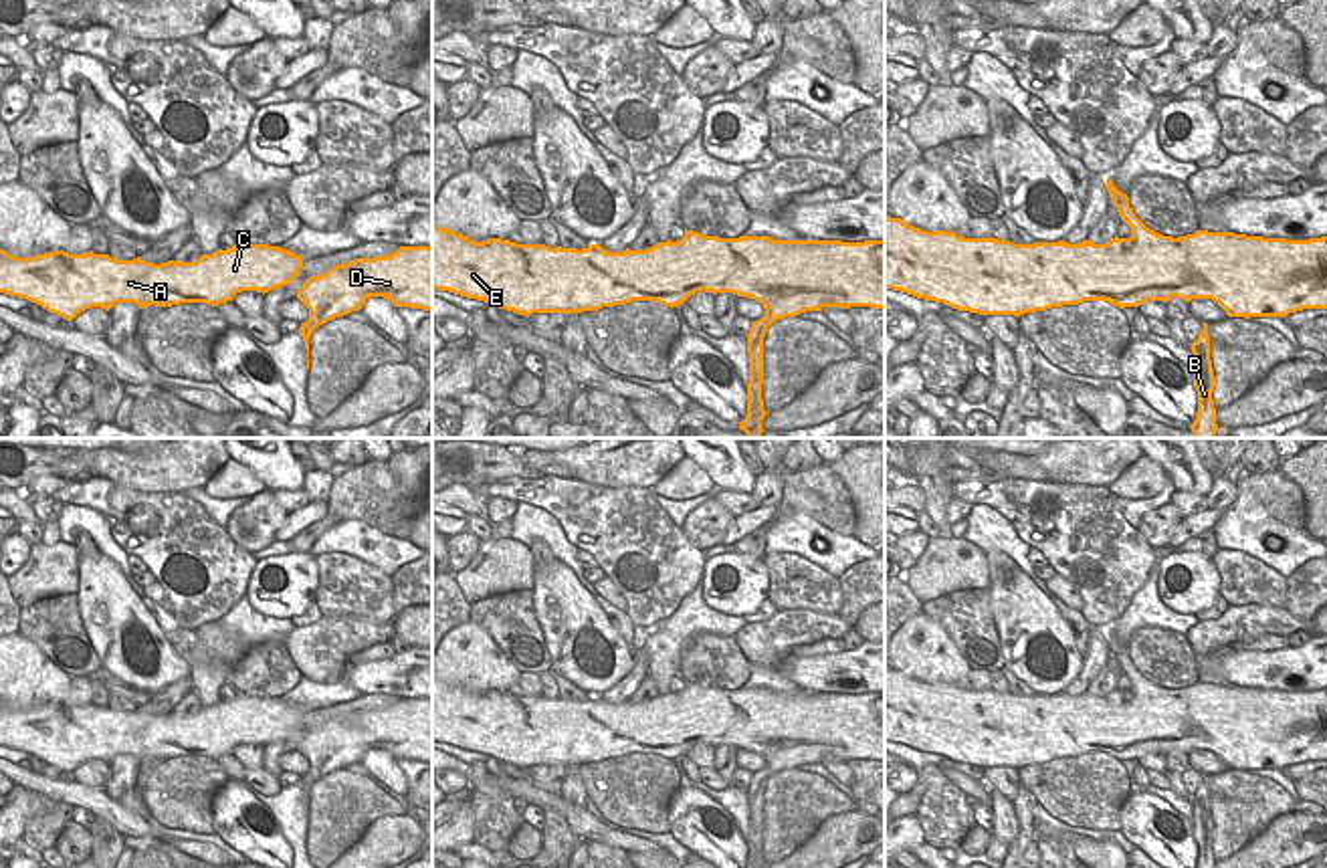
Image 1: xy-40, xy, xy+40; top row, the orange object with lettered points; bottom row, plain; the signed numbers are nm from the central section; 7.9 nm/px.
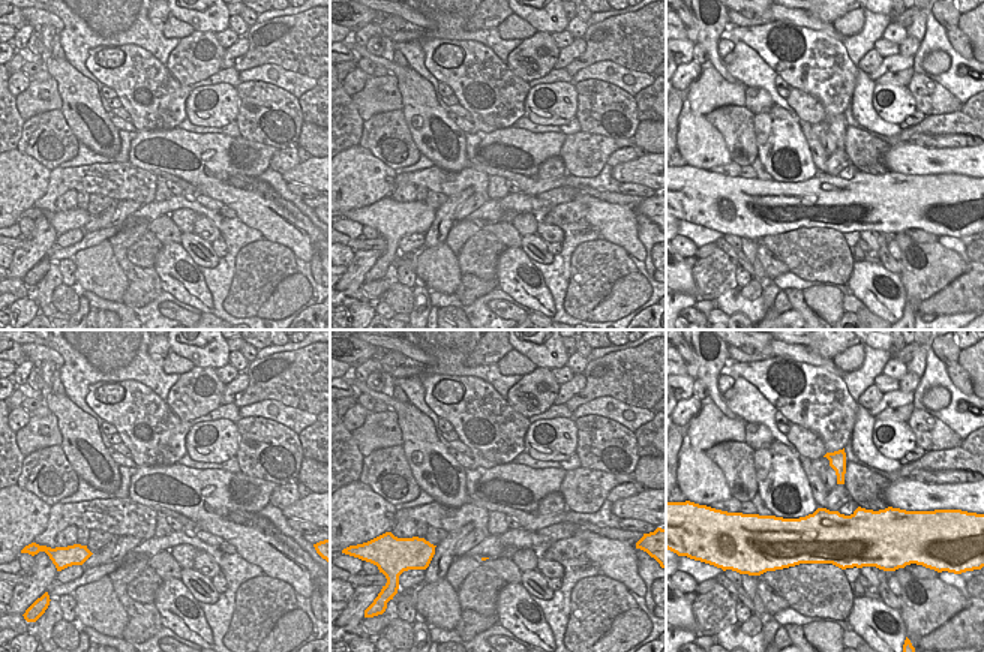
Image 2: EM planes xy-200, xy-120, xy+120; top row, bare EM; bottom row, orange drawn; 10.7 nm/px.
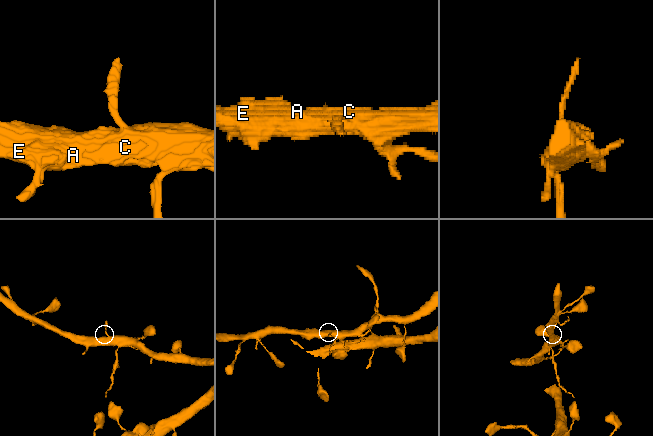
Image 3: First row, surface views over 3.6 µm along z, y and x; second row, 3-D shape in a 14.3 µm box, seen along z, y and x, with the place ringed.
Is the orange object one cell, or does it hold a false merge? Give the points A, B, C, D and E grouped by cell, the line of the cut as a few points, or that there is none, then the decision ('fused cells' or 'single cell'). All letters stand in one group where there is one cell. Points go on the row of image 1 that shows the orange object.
A C D E / B; cut in xy along (764, 330), (758, 334), (754, 350); fused cells

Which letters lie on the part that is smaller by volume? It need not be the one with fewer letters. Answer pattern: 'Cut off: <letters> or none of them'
Cut off: B

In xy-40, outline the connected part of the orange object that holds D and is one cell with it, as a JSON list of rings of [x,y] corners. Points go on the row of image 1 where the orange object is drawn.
[[[432,244],[400,246],[388,256],[353,258],[319,277],[309,277],[297,291],[297,299],[309,309],[309,319],[299,327],[301,337],[305,339],[307,331],[315,331],[335,317],[360,311],[370,297],[384,297],[394,307],[432,311]]]

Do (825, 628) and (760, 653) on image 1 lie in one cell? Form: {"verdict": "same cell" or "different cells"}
{"verdict": "same cell"}

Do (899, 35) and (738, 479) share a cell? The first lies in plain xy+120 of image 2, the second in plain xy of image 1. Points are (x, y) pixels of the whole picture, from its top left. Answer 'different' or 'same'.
same

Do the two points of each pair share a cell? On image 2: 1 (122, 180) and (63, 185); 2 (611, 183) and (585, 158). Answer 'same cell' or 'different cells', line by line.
1: same cell
2: different cells

